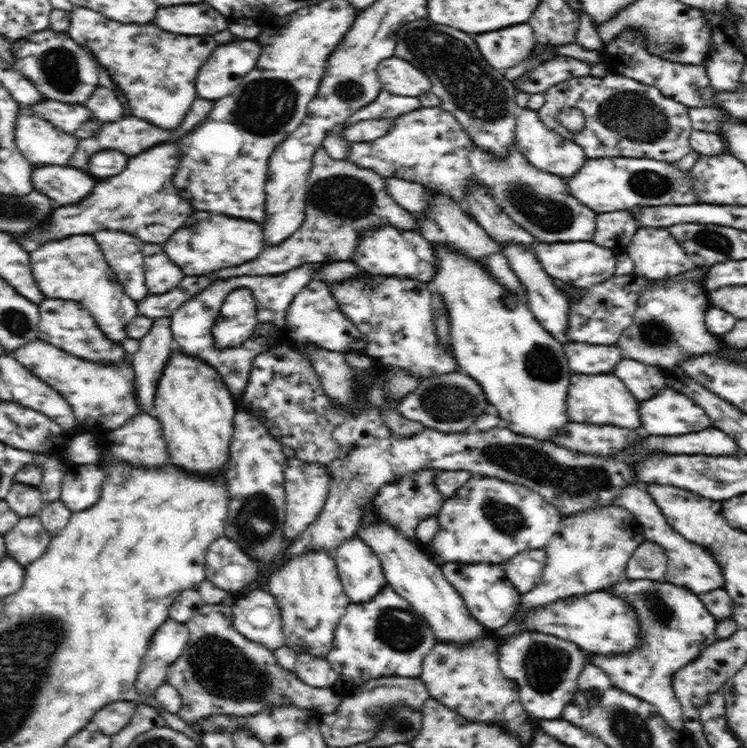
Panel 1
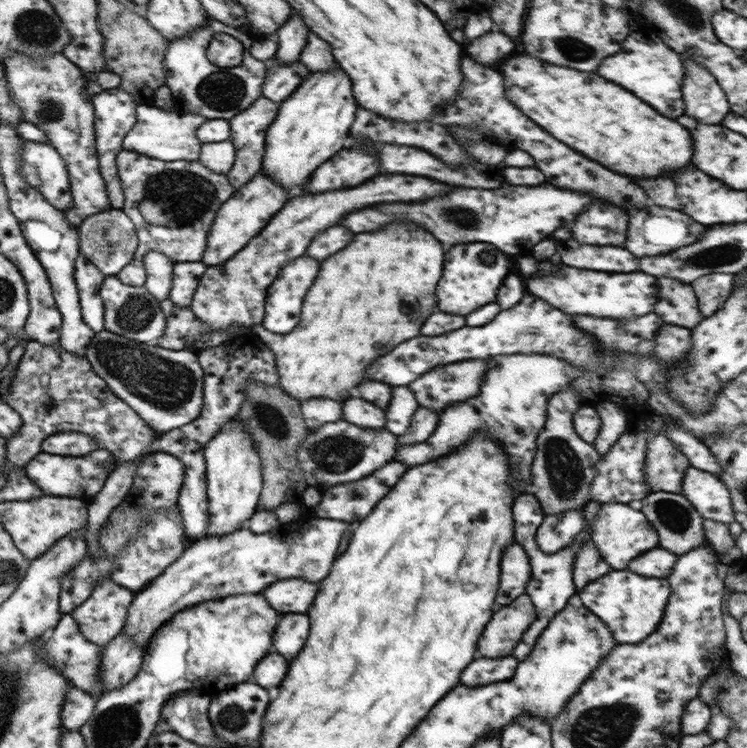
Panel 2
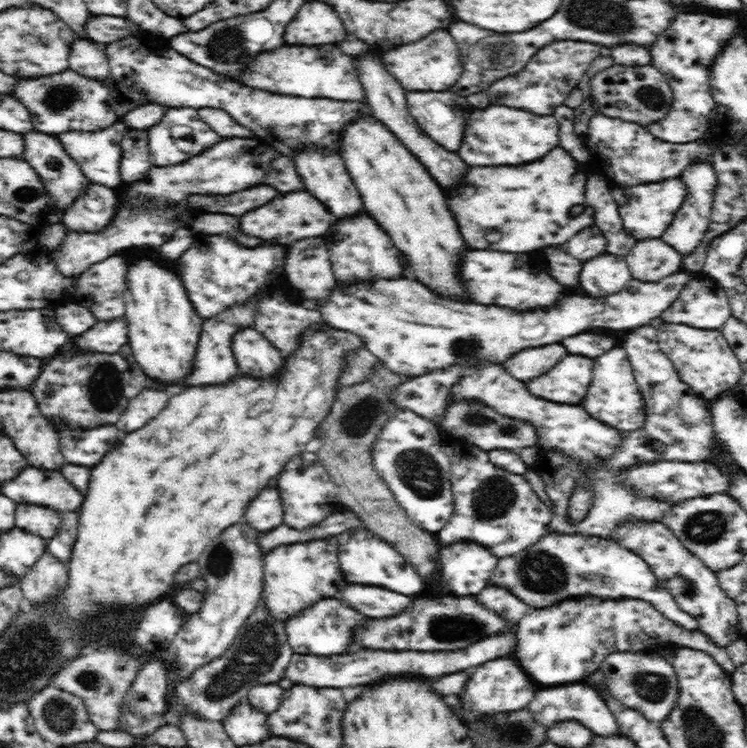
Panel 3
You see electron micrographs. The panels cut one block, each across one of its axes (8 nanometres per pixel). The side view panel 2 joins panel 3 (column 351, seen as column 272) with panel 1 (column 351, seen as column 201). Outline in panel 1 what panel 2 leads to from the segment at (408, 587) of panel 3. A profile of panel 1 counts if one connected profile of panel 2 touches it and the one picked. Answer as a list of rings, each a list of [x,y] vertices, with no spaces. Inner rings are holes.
[[[358,536],[345,539],[332,557],[351,603],[366,603],[387,585],[380,559]]]

